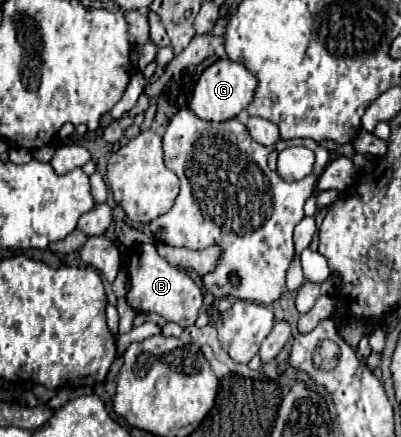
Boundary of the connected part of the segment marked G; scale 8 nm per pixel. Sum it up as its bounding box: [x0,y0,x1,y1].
[189,58,257,122]

